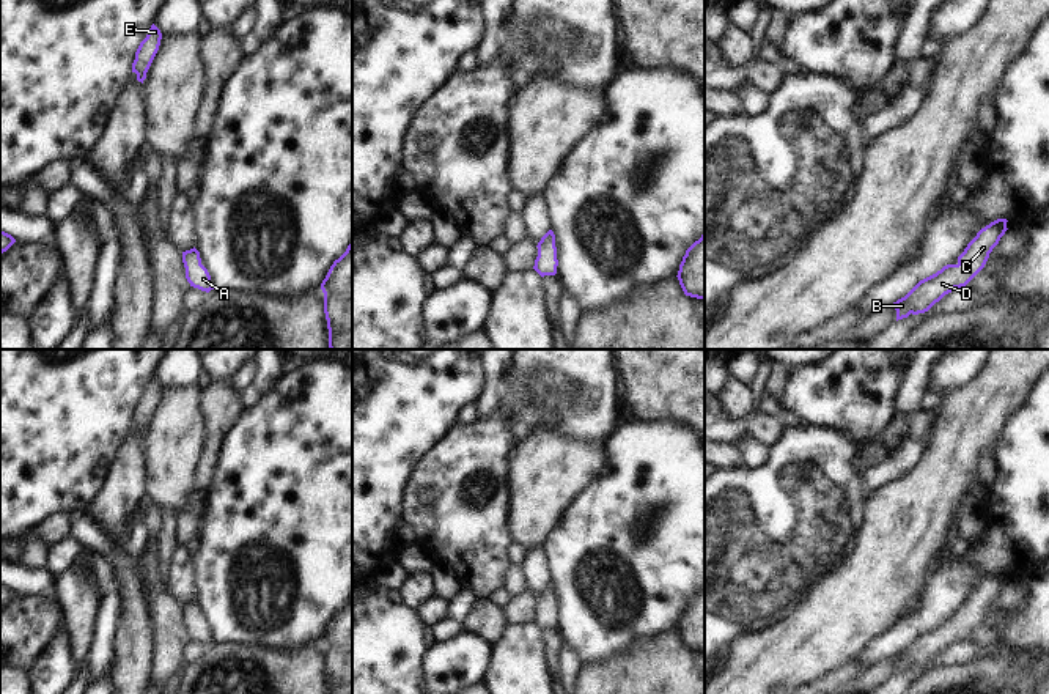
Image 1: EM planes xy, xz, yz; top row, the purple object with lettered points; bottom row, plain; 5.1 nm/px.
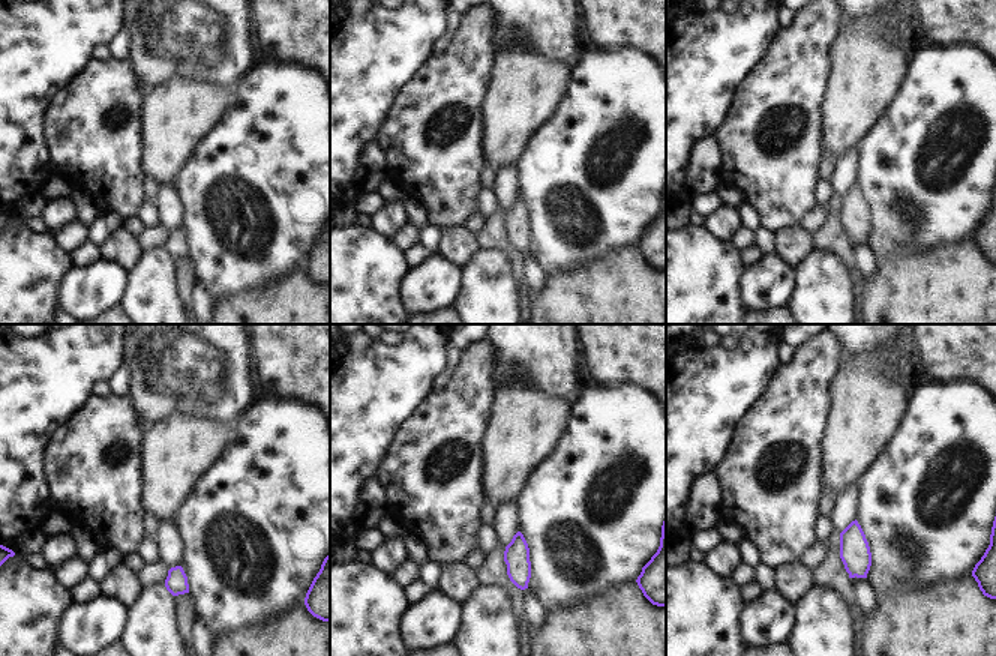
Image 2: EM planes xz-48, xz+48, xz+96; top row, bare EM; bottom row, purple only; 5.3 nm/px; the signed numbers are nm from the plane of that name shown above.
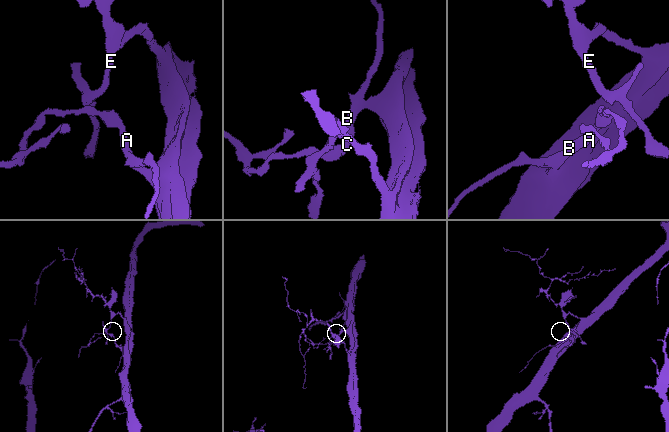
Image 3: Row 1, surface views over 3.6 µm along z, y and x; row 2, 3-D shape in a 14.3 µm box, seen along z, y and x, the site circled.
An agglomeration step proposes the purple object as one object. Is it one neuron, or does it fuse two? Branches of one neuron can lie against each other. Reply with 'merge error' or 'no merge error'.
no merge error

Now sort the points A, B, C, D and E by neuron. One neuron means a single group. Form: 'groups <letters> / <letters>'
groups A B C D E

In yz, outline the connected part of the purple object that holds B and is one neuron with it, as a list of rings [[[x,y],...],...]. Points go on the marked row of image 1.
[[[997,219],[981,228],[958,257],[956,264],[947,264],[936,274],[920,280],[904,297],[893,302],[896,321],[911,313],[928,312],[955,288],[966,286],[986,264],[989,253],[1005,234],[1007,219]]]

